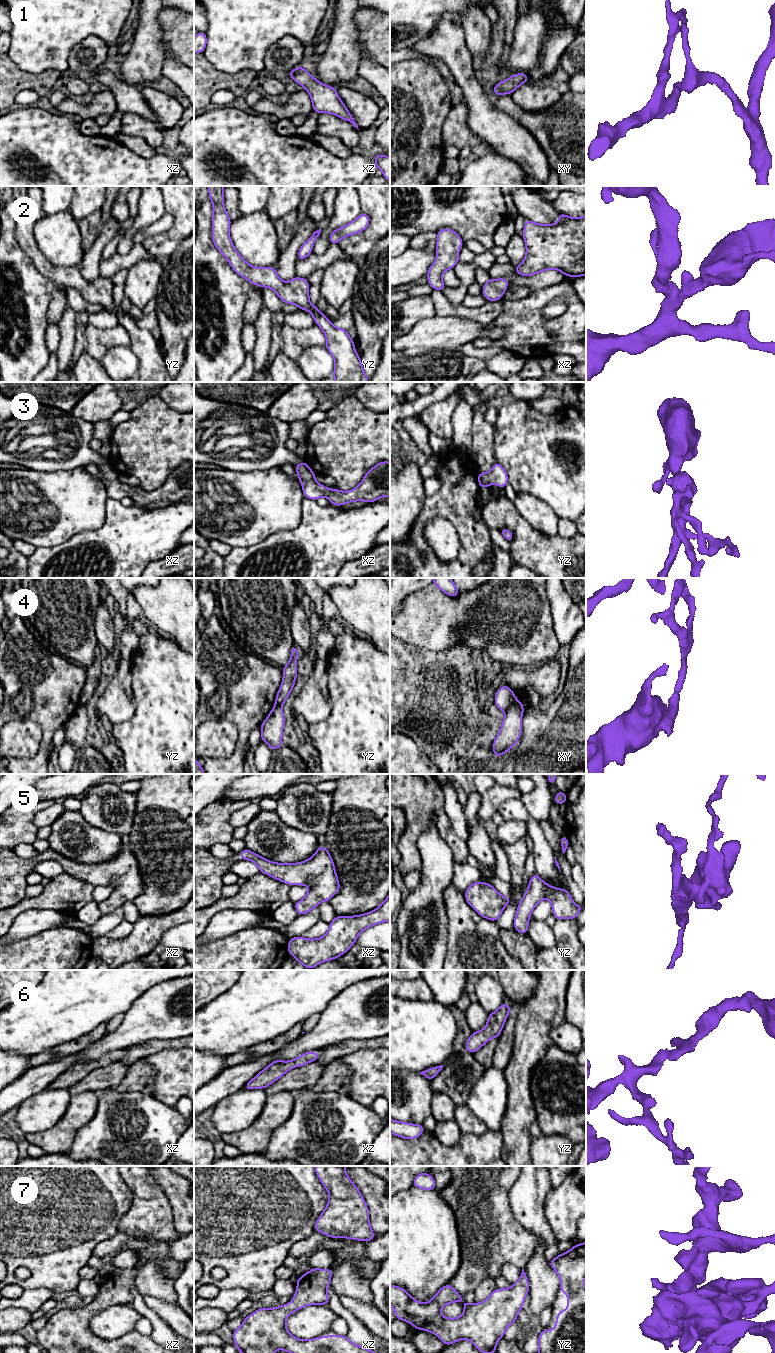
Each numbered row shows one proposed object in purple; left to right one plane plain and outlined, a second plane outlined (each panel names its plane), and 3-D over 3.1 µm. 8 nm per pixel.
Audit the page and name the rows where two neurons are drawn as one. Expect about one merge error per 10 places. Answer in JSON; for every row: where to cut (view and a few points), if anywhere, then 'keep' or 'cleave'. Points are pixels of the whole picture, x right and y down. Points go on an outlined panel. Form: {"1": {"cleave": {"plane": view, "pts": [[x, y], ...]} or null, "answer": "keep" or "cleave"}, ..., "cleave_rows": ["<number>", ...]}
{"1": {"cleave": null, "answer": "keep"}, "2": {"cleave": null, "answer": "keep"}, "3": {"cleave": null, "answer": "keep"}, "4": {"cleave": {"plane": "xy", "pts": [[516, 700], [505, 711]]}, "answer": "cleave"}, "5": {"cleave": null, "answer": "keep"}, "6": {"cleave": null, "answer": "keep"}, "7": {"cleave": null, "answer": "keep"}, "cleave_rows": ["4"]}

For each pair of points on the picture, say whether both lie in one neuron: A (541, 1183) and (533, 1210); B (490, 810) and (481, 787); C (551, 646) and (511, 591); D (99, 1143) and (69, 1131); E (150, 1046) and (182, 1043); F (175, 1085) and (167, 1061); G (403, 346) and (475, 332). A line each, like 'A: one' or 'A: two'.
A: one
B: two
C: one
D: two
E: one
F: one
G: one

